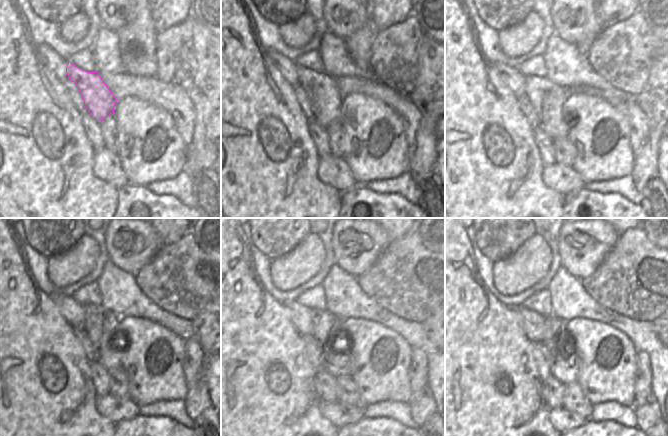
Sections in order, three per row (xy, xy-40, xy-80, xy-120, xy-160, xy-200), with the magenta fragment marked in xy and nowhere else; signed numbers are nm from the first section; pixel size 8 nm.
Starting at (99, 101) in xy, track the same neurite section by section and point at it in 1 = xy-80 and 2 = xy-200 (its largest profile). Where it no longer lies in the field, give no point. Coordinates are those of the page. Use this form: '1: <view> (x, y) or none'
1: xy-80 (547, 98)
2: xy-200 (565, 367)

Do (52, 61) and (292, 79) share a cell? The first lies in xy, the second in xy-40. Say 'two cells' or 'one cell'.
one cell

